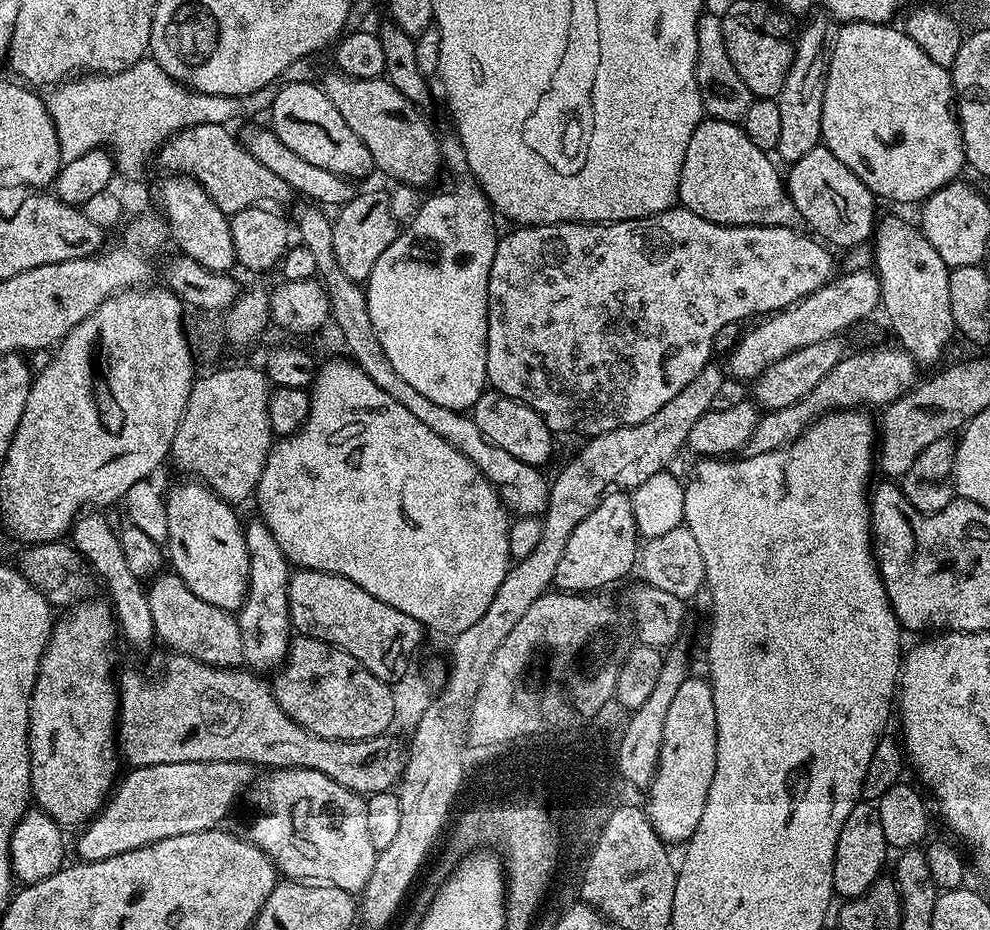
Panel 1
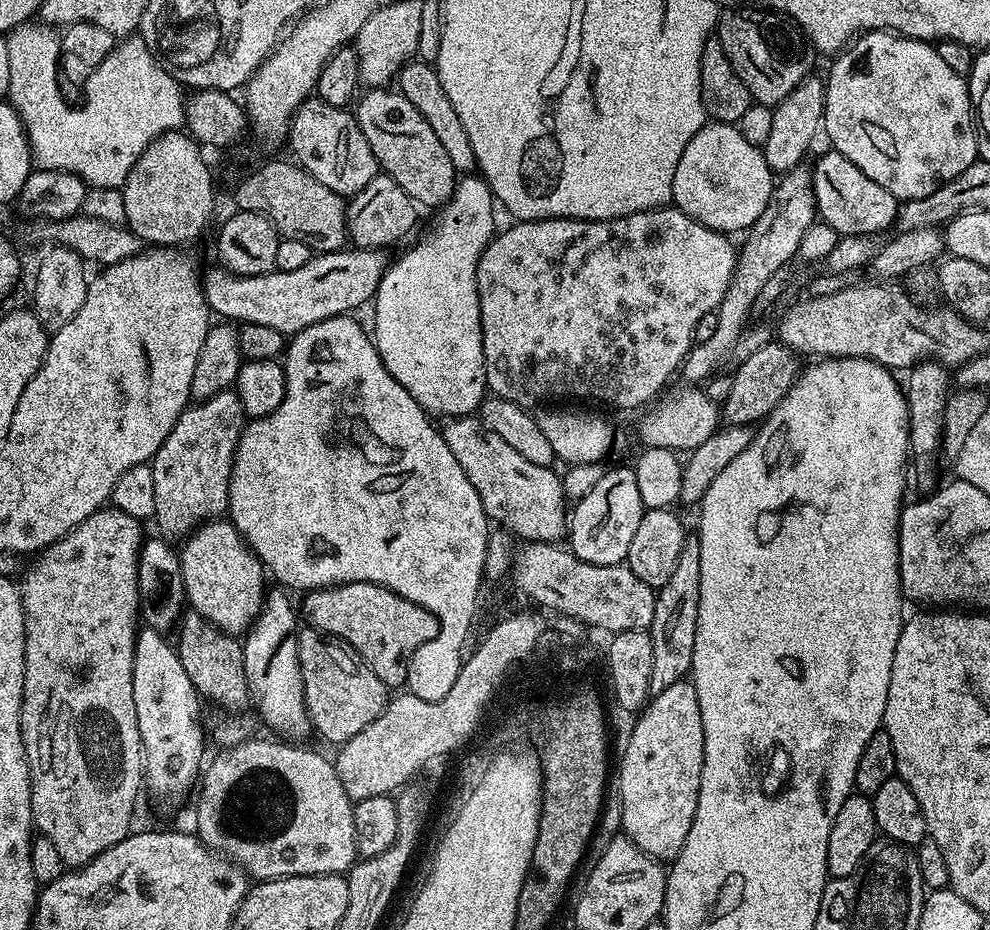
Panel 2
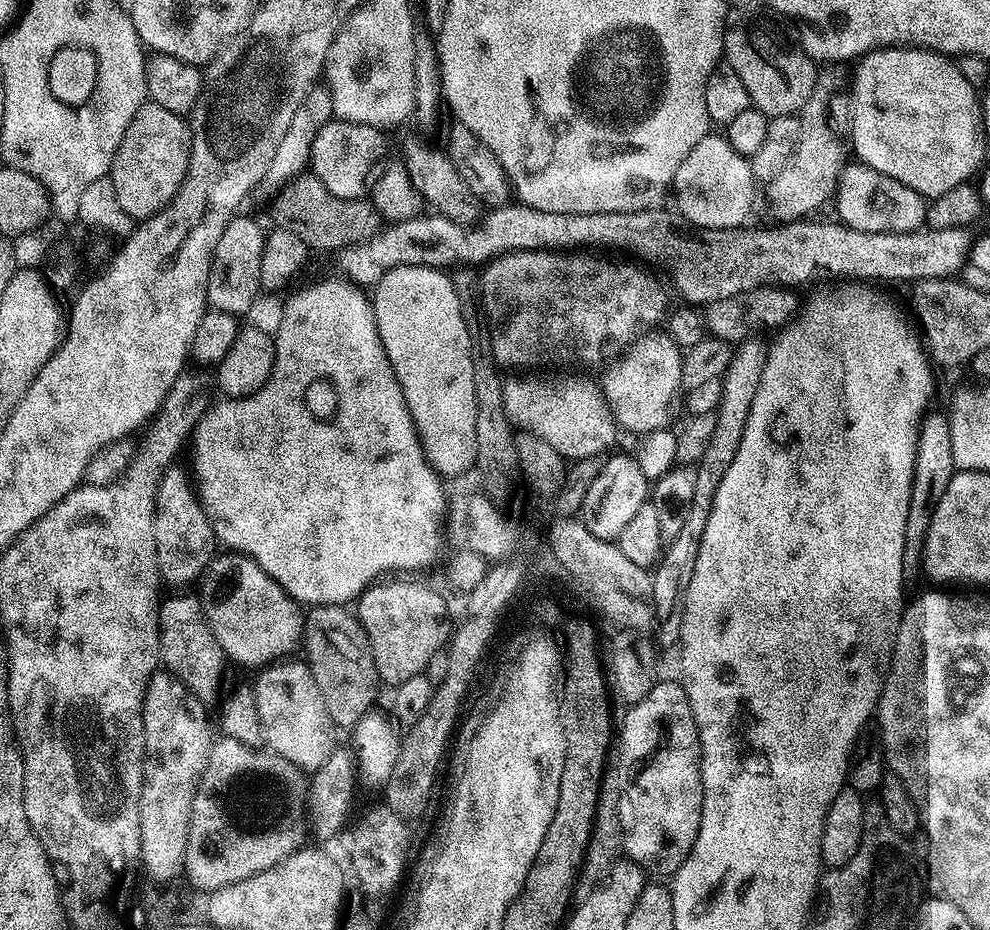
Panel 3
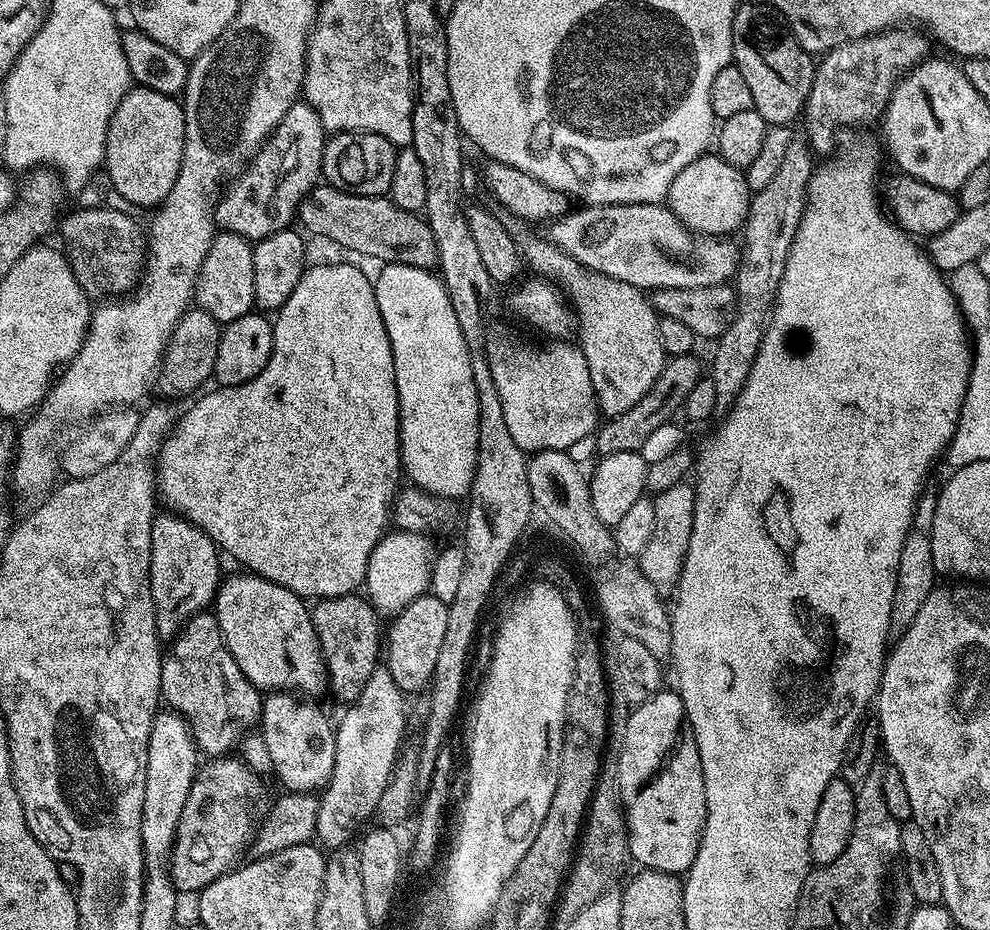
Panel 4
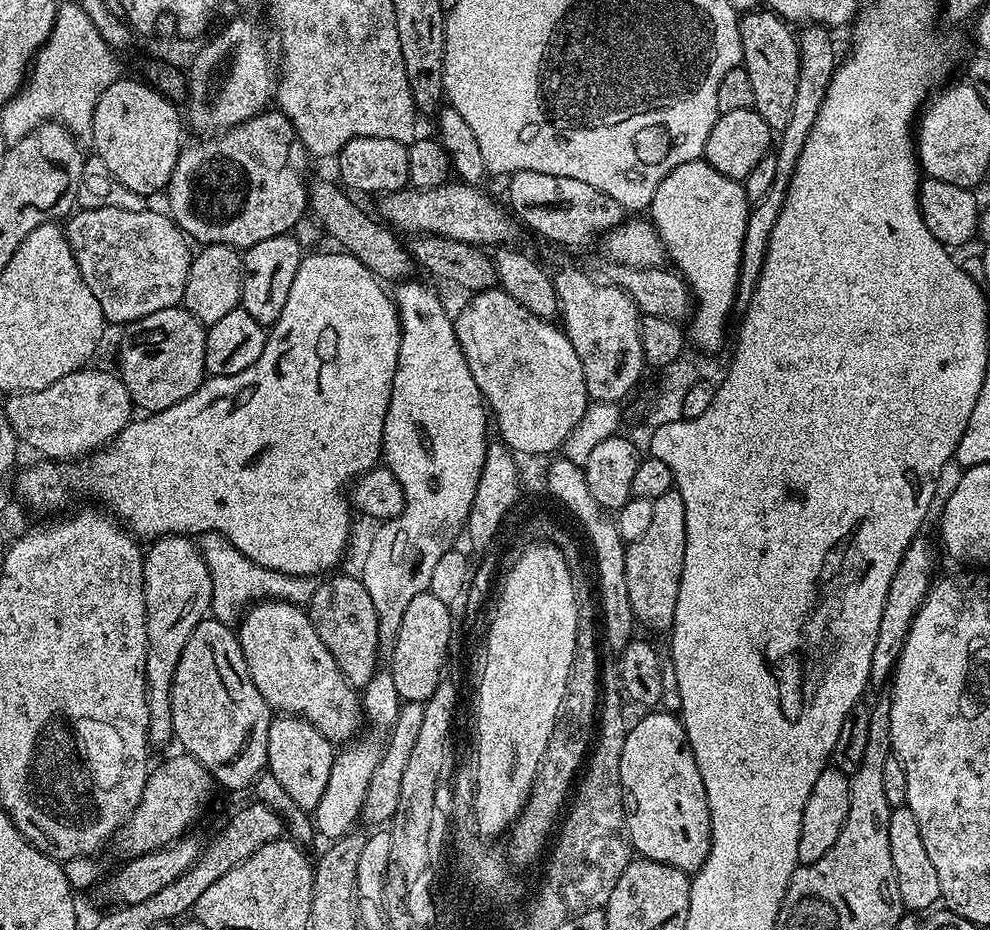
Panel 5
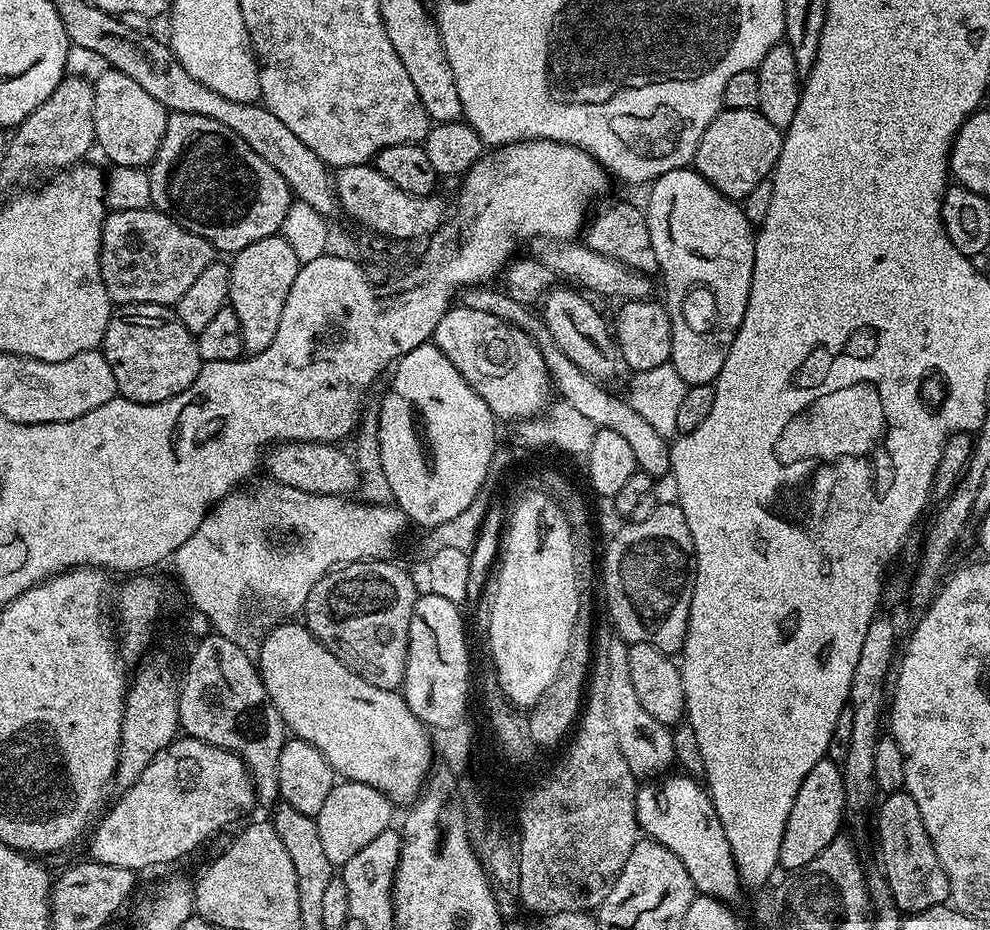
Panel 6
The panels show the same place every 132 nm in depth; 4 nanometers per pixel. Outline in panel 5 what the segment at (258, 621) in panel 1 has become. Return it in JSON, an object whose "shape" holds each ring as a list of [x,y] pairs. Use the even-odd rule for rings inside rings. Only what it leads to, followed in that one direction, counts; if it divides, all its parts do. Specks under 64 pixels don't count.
{"shape":[[[280,714],[273,719],[270,726],[270,742],[268,743],[267,771],[278,778],[278,782],[298,806],[314,810],[318,802],[322,802],[322,794],[326,790],[326,782],[330,782],[330,770],[334,759],[334,745],[327,740],[309,720],[301,716]]]}

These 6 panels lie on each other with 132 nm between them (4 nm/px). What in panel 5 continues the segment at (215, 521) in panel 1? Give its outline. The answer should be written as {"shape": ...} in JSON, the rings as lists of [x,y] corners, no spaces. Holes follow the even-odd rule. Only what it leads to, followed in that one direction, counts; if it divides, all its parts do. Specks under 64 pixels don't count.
{"shape":[[[261,600],[244,613],[238,624],[238,635],[250,678],[254,678],[258,694],[266,698],[273,710],[309,720],[336,746],[351,741],[361,731],[361,697],[340,673],[301,605],[286,600]]]}

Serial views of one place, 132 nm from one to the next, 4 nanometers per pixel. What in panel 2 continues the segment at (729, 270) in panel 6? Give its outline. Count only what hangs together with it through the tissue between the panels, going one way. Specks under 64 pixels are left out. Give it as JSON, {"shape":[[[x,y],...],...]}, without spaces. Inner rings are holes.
{"shape":[[[705,122],[702,130],[690,138],[678,170],[674,170],[672,204],[702,226],[716,232],[743,233],[766,210],[772,197],[774,173],[761,149],[750,146],[734,124]]]}

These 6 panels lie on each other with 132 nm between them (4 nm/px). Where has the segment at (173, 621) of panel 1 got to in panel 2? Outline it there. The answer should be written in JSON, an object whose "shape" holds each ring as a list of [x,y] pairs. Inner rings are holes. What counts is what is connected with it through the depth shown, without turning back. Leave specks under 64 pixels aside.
{"shape":[[[188,610],[178,621],[174,647],[190,682],[205,701],[213,700],[224,708],[240,708],[249,703],[244,646],[233,633],[223,632],[206,618]]]}

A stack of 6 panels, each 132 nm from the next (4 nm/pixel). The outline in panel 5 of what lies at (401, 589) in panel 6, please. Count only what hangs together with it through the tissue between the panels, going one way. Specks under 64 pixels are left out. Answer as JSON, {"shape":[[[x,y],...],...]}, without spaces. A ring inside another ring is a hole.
{"shape":[[[329,575],[317,583],[306,611],[314,630],[318,630],[318,638],[322,638],[326,650],[330,650],[340,673],[353,688],[362,690],[378,671],[378,614],[374,610],[374,602],[370,602],[363,580],[355,575],[336,575]]]}

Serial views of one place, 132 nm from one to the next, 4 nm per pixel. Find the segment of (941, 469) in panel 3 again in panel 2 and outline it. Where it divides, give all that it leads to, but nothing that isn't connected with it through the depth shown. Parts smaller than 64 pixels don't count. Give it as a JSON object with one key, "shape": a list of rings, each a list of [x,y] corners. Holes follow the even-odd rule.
{"shape":[[[925,358],[918,364],[913,364],[907,369],[908,384],[903,385],[904,398],[908,401],[908,447],[911,459],[916,460],[916,472],[920,475],[920,484],[927,490],[937,487],[936,476],[931,468],[936,464],[936,452],[941,451],[940,439],[944,425],[944,411],[948,405],[950,387],[950,372],[939,359]]]}

